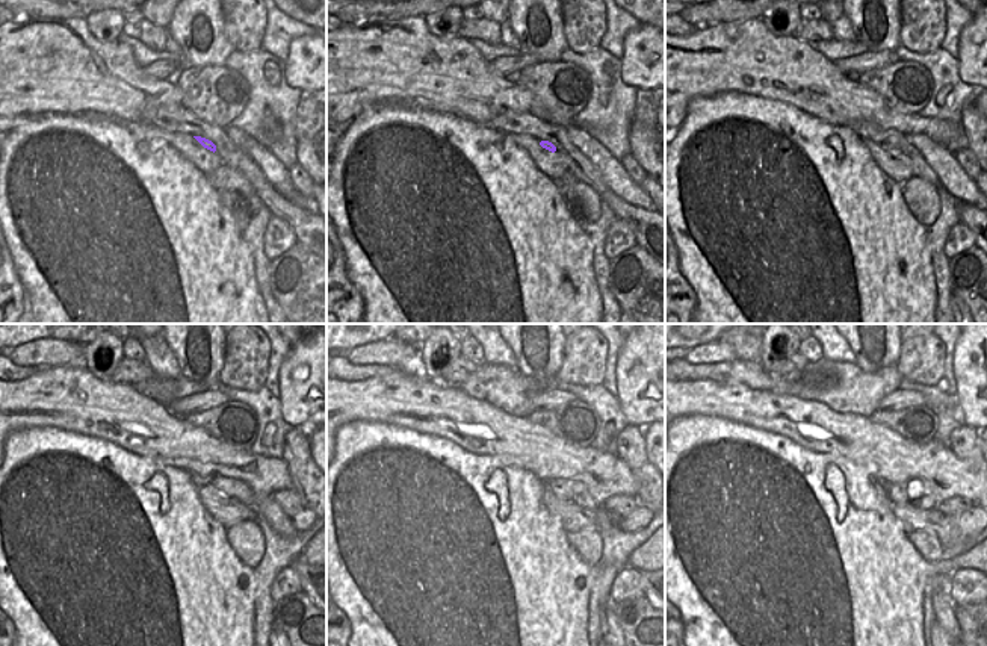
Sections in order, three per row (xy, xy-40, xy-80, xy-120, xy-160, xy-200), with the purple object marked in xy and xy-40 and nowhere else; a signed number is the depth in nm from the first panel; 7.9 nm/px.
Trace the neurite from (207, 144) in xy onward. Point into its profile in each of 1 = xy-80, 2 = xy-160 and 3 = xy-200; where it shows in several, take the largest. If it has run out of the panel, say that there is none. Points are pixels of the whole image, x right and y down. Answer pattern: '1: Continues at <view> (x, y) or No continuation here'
1: Continues at xy-80 (891, 145)
2: Continues at xy-160 (573, 490)
3: Continues at xy-200 (912, 493)

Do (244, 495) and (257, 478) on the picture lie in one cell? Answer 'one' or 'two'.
two

